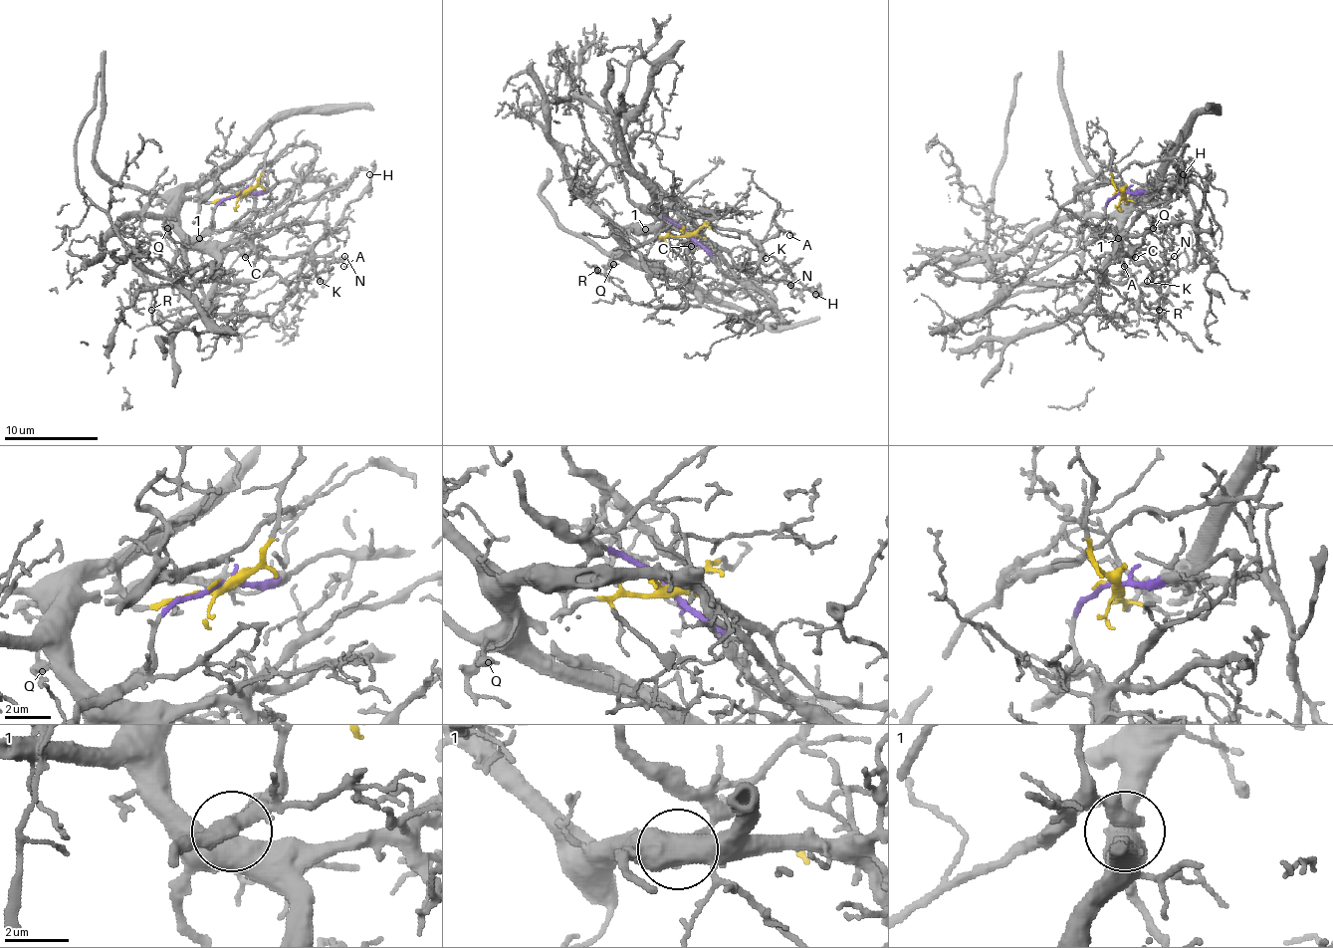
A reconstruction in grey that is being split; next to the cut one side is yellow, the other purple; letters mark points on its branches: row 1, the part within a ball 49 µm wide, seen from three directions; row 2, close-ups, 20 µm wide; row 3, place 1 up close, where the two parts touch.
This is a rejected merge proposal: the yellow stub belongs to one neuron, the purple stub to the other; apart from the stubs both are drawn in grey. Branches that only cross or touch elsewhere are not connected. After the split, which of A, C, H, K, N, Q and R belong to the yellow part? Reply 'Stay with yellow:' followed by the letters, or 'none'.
Stay with yellow: A, C, H, K, N, Q, R

